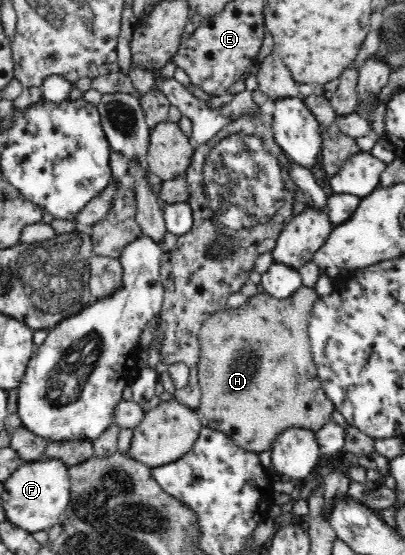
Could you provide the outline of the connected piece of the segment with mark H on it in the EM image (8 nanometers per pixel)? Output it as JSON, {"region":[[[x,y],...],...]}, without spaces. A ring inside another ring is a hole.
{"region":[[[300,287],[290,298],[278,299],[264,293],[261,289],[252,297],[248,297],[243,306],[239,308],[229,308],[224,311],[220,310],[202,324],[199,332],[199,345],[201,346],[199,364],[198,364],[198,384],[201,390],[200,406],[197,409],[198,414],[201,415],[203,426],[207,426],[224,434],[227,434],[233,441],[244,450],[252,451],[253,453],[264,452],[264,450],[271,450],[272,444],[281,433],[290,427],[300,427],[303,429],[310,429],[314,432],[320,430],[328,421],[332,420],[332,412],[335,408],[332,401],[326,395],[326,391],[322,389],[320,377],[316,372],[316,363],[312,358],[312,347],[310,347],[310,337],[308,337],[308,322],[314,302],[320,300],[313,288]]]}

